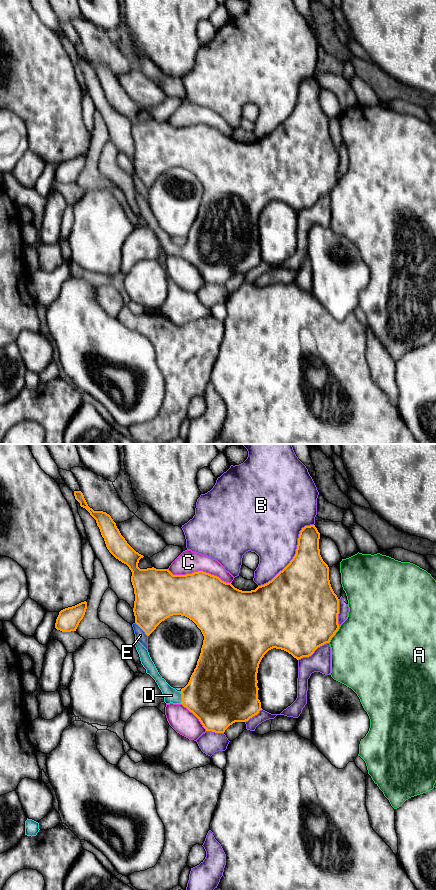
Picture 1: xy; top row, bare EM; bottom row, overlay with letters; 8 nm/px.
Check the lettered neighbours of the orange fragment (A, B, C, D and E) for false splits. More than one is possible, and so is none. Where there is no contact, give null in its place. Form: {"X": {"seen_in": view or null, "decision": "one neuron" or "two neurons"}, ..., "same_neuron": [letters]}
{"A": {"seen_in": "xy", "decision": "two neurons"}, "B": {"seen_in": "xy", "decision": "two neurons"}, "C": {"seen_in": "xy", "decision": "two neurons"}, "D": {"seen_in": "xy", "decision": "two neurons"}, "E": {"seen_in": "xy", "decision": "two neurons"}, "same_neuron": []}

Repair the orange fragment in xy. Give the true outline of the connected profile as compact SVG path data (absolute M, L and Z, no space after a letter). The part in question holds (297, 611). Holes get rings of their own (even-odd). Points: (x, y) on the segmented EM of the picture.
M74 491L74 496L80 506L96 520L109 552L131 570L135 594L135 623L145 634L149 636L162 621L173 615L189 618L201 630L204 640L196 668L188 684L180 692L181 704L199 719L206 731L224 733L233 723L246 722L262 710L258 699L257 673L262 658L269 650L281 649L299 660L311 656L318 647L329 643L338 631L339 599L330 584L329 567L320 555L320 533L315 525L302 528L295 556L271 581L255 590L242 591L203 571L173 575L168 569L140 569L138 563L144 556L127 543L111 516L90 508L81 491Z

